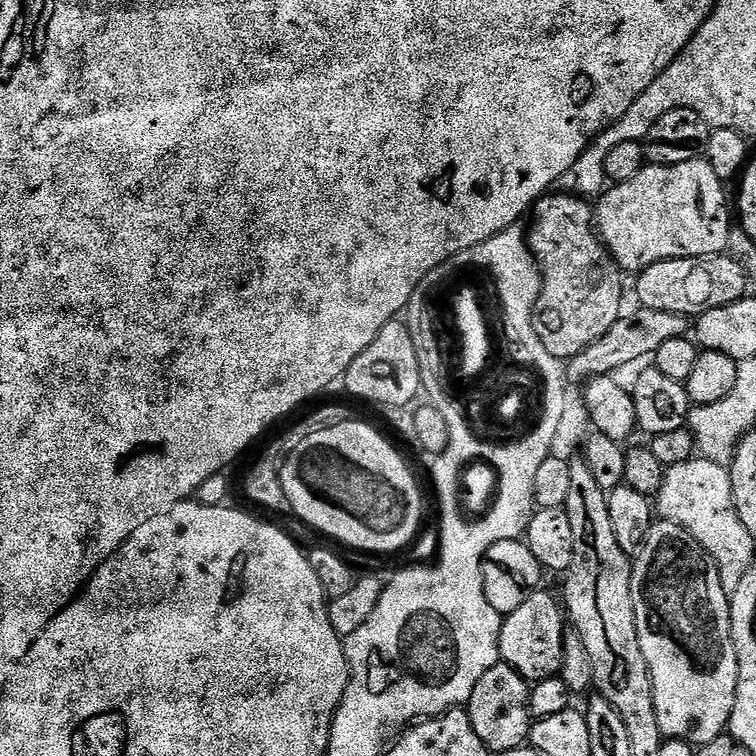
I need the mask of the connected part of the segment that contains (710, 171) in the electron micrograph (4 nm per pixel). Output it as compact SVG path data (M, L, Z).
M707 159L691 160L690 162L678 162L677 164L654 164L645 166L634 178L630 178L621 184L612 184L599 197L598 203L594 208L594 227L604 242L608 253L612 255L617 267L625 273L639 274L645 268L654 266L654 262L662 262L663 260L683 260L685 256L718 256L727 253L728 235L734 226L734 220L728 217L728 196L724 193L726 188L725 181L718 178L718 174Z

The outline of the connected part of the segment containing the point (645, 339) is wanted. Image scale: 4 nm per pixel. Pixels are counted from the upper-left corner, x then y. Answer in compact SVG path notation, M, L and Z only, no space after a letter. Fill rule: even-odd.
M633 307L633 312L625 311L606 334L582 350L566 364L566 376L569 381L587 382L596 376L612 376L619 368L627 364L636 364L639 360L655 357L658 346L671 342L673 338L685 338L690 332L689 317L682 314L670 314L666 310L650 310Z

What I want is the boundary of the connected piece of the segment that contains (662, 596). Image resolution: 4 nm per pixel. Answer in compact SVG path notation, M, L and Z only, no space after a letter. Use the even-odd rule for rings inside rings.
M660 518L646 534L632 565L632 601L638 642L652 675L654 714L660 732L668 740L684 740L699 746L725 735L738 690L738 658L732 641L730 593L722 590L722 578L715 564L674 522Z

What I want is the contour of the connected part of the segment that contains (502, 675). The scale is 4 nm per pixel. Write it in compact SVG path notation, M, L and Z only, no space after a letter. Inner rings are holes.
M503 662L490 666L490 670L478 678L478 686L474 686L474 694L468 699L466 711L474 726L474 734L482 738L489 753L506 754L527 741L528 729L534 723L528 709L529 691L529 681Z

